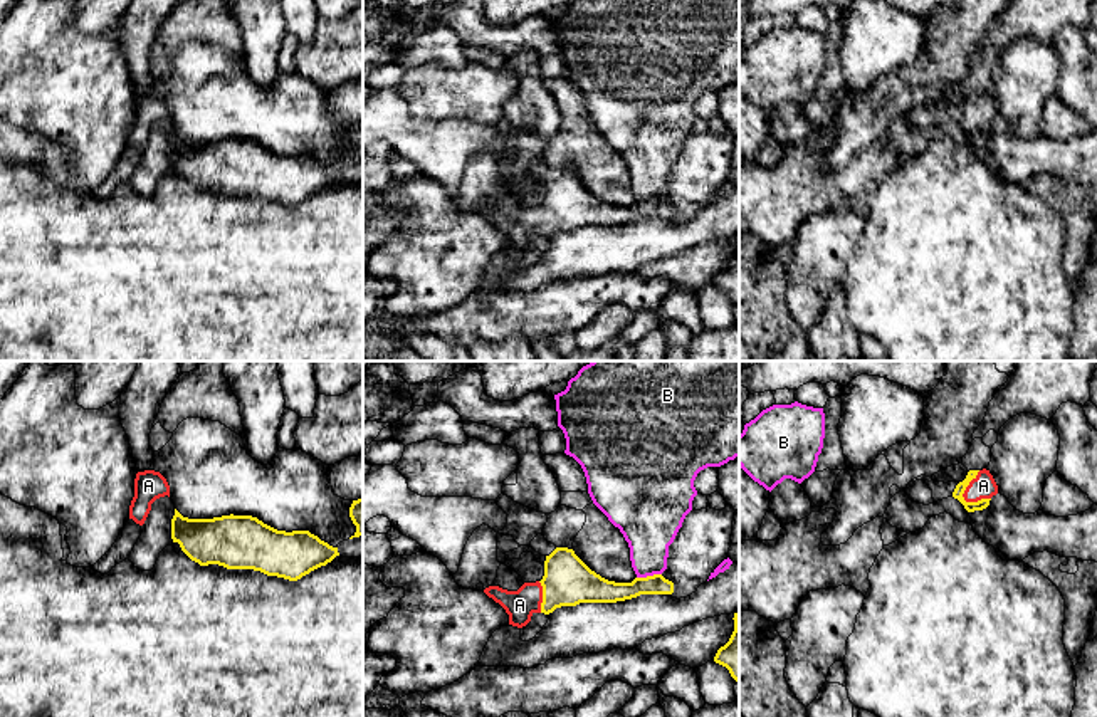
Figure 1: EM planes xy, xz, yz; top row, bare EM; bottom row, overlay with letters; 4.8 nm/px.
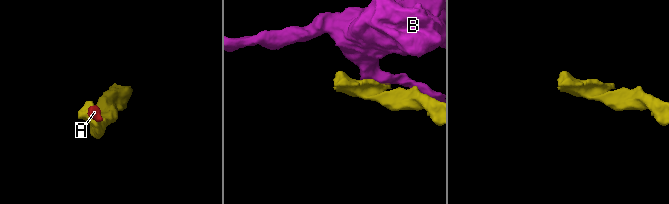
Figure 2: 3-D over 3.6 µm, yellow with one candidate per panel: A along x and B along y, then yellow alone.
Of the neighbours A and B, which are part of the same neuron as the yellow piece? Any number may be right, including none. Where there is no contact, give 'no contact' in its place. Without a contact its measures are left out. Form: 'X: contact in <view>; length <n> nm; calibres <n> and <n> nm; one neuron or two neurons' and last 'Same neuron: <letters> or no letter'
A: contact in yz; length 170 nm; calibres 50 and 110 nm; one neuron
B: contact in xz; length 120 nm; calibres 130 and 280 nm; two neurons
Same neuron: A

